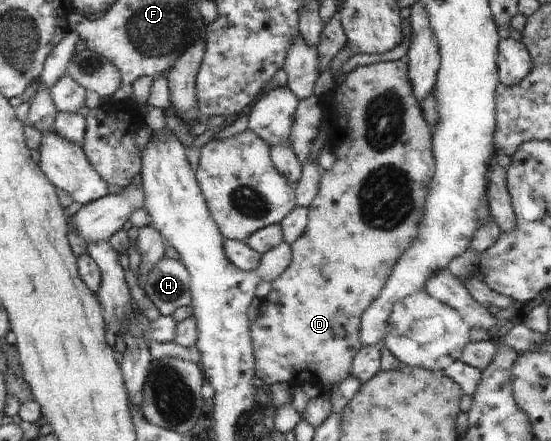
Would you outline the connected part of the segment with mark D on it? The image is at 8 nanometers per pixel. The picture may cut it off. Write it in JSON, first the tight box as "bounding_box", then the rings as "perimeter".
{"bounding_box":[252,58,436,398],"perimeter":[[[407,58],[397,61],[383,61],[372,65],[361,65],[355,71],[347,75],[347,79],[336,85],[330,92],[331,103],[324,105],[324,112],[327,120],[330,121],[330,141],[328,146],[330,151],[336,155],[336,162],[332,168],[322,173],[319,185],[319,195],[313,205],[309,207],[310,221],[307,231],[299,237],[292,246],[294,250],[293,263],[281,277],[277,277],[272,284],[272,290],[261,300],[259,315],[255,317],[252,324],[253,348],[257,355],[257,376],[265,384],[285,382],[291,389],[304,386],[305,383],[314,385],[320,389],[320,393],[327,398],[329,391],[337,387],[337,383],[343,383],[345,379],[353,378],[353,365],[357,357],[364,348],[361,343],[361,329],[364,314],[372,307],[373,301],[385,290],[385,283],[389,282],[389,275],[393,274],[393,267],[400,262],[401,257],[409,247],[413,246],[413,241],[417,239],[421,228],[421,219],[425,216],[425,199],[429,197],[429,183],[433,181],[435,175],[436,160],[433,157],[432,129],[428,120],[425,119],[422,105],[417,101],[413,93],[413,83],[409,79],[409,69]]]}

